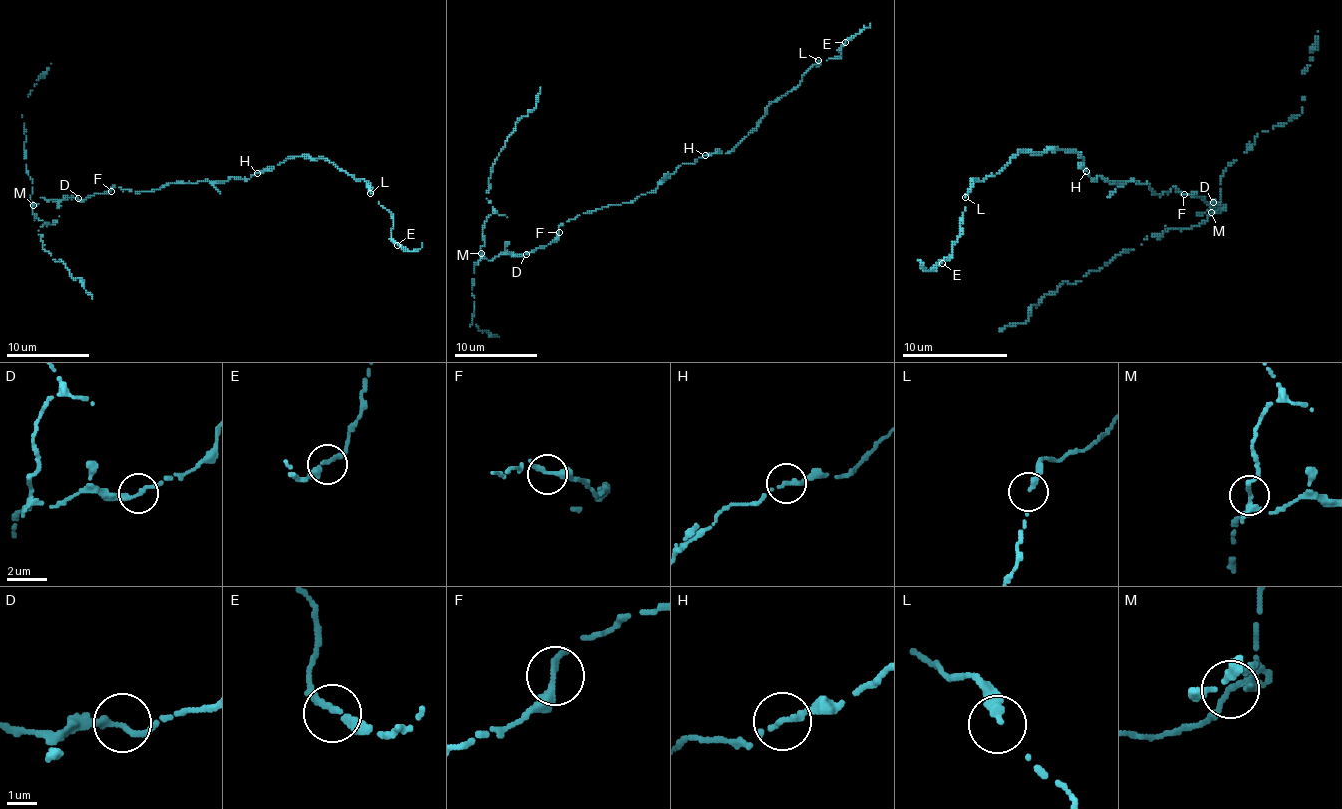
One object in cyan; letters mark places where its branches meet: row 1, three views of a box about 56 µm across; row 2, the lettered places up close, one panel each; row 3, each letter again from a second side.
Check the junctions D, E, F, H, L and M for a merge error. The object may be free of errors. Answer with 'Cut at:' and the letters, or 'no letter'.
Cut at: M

